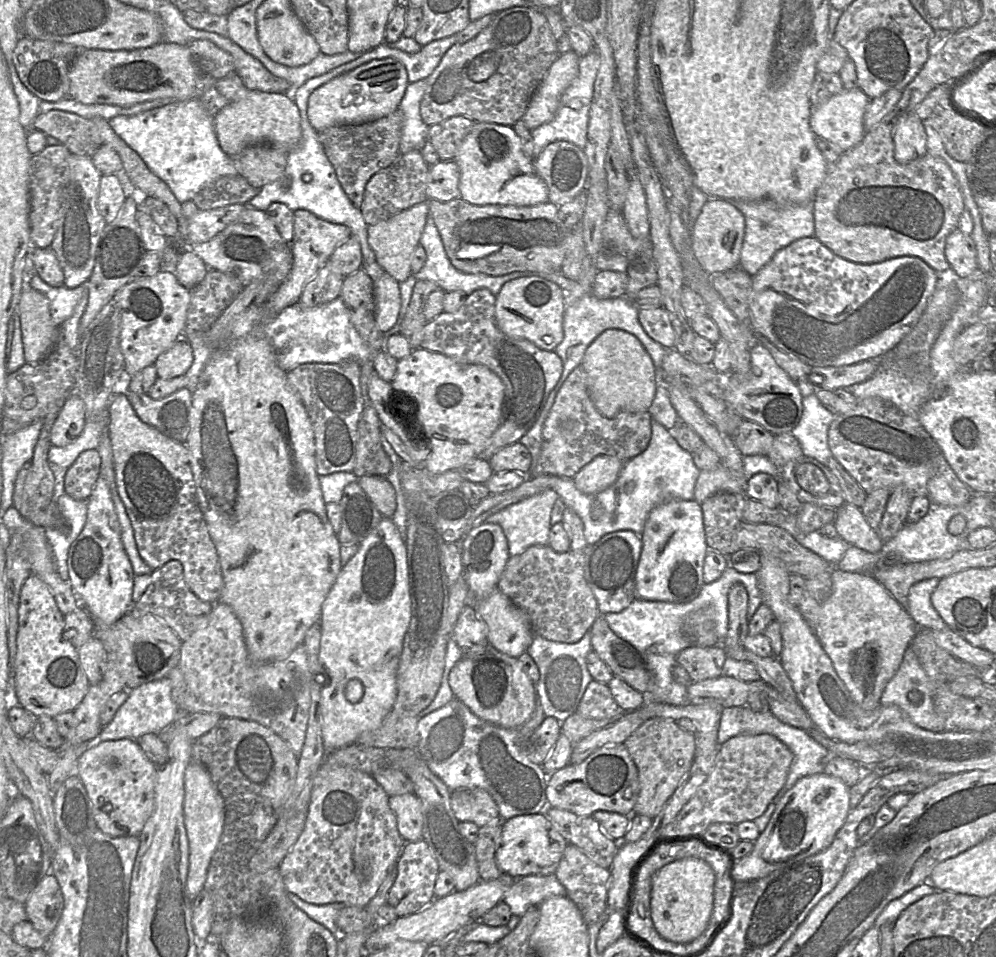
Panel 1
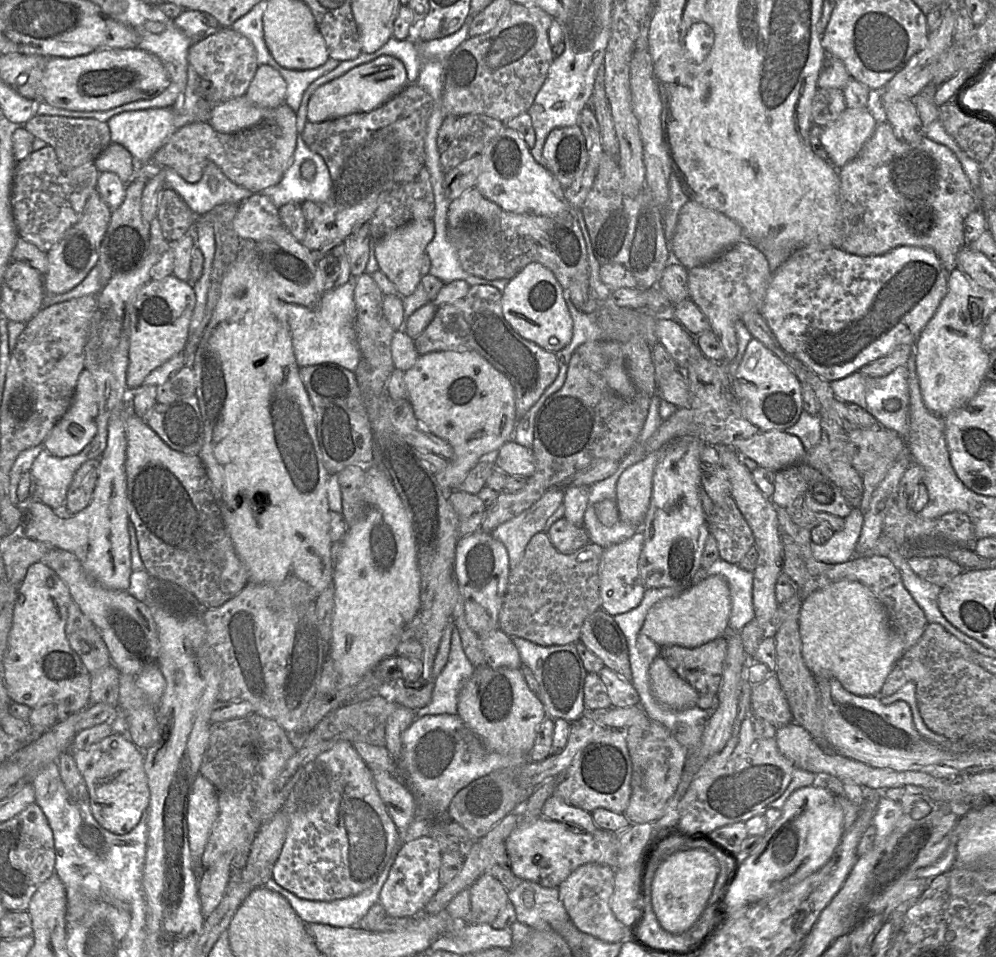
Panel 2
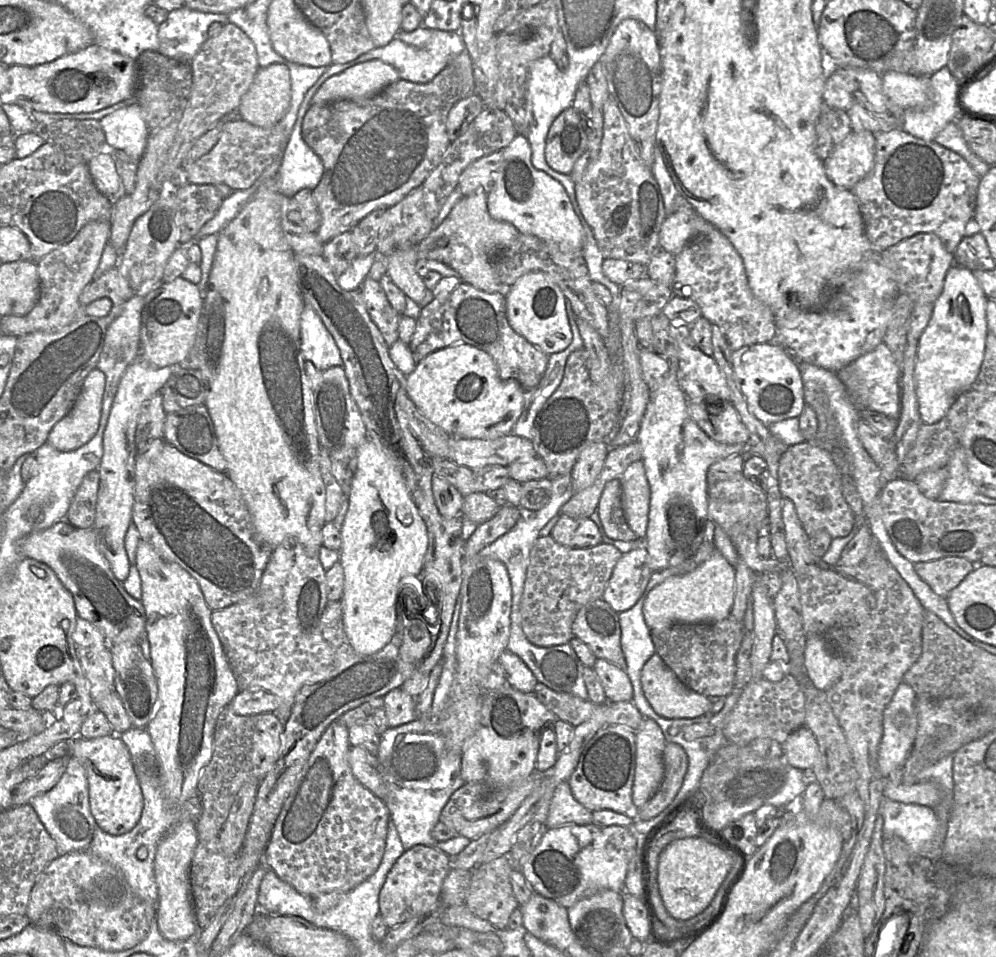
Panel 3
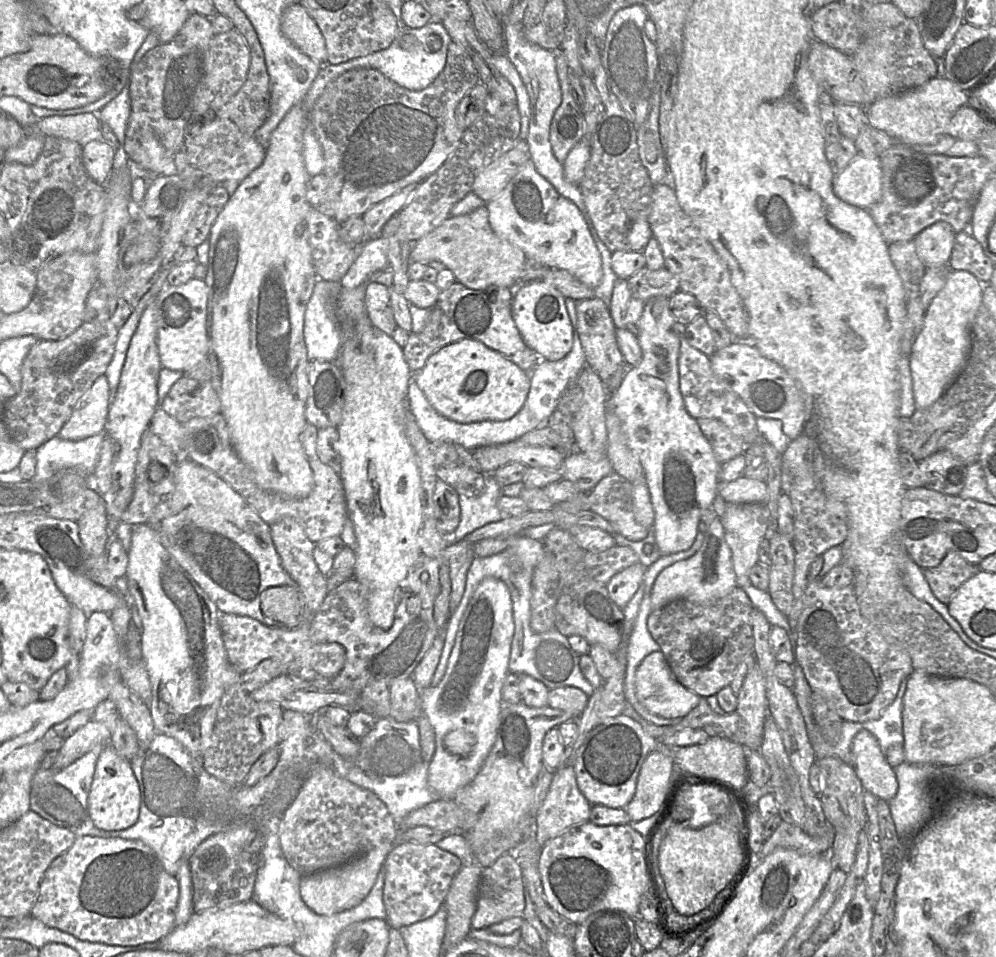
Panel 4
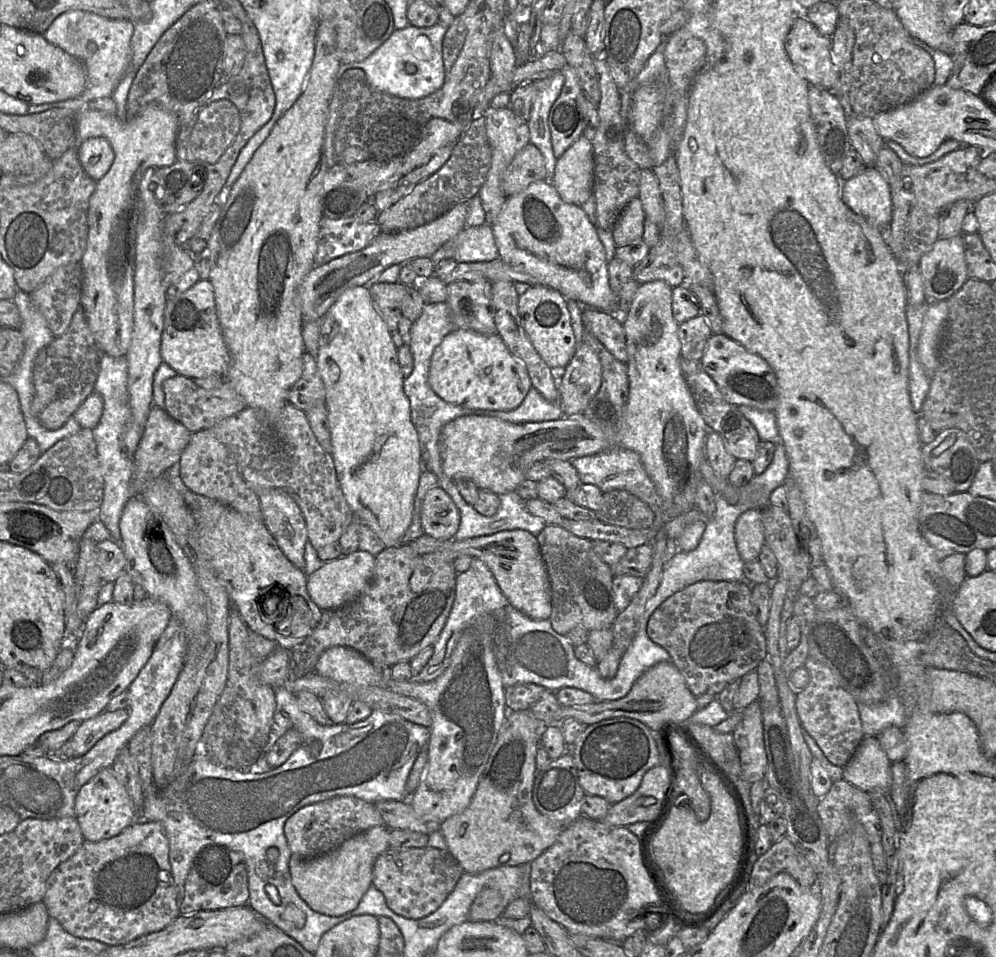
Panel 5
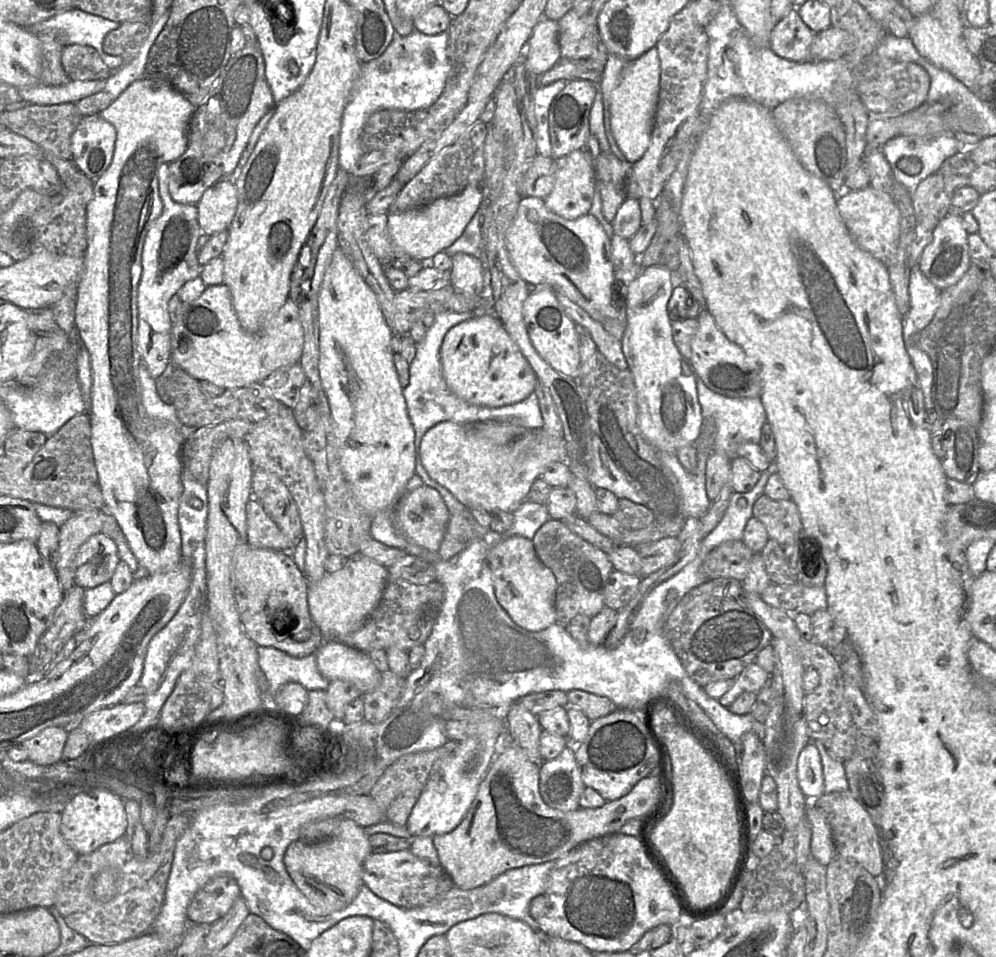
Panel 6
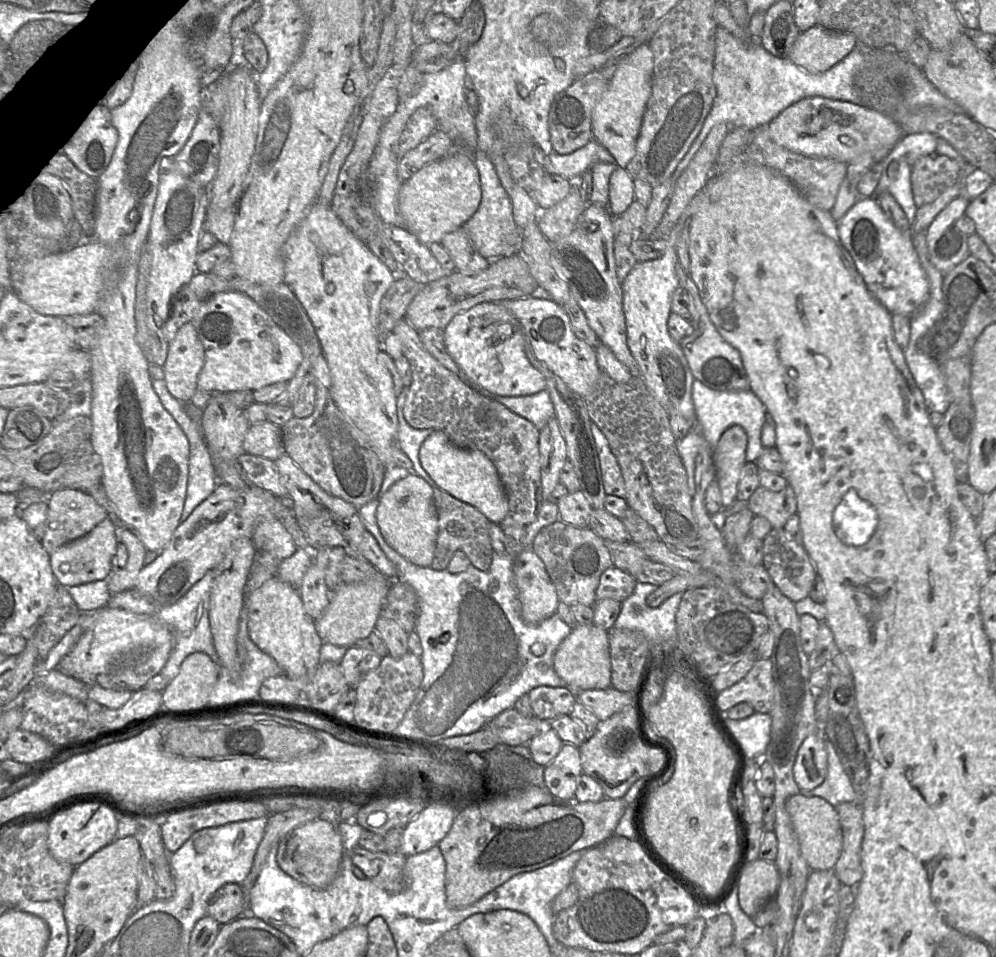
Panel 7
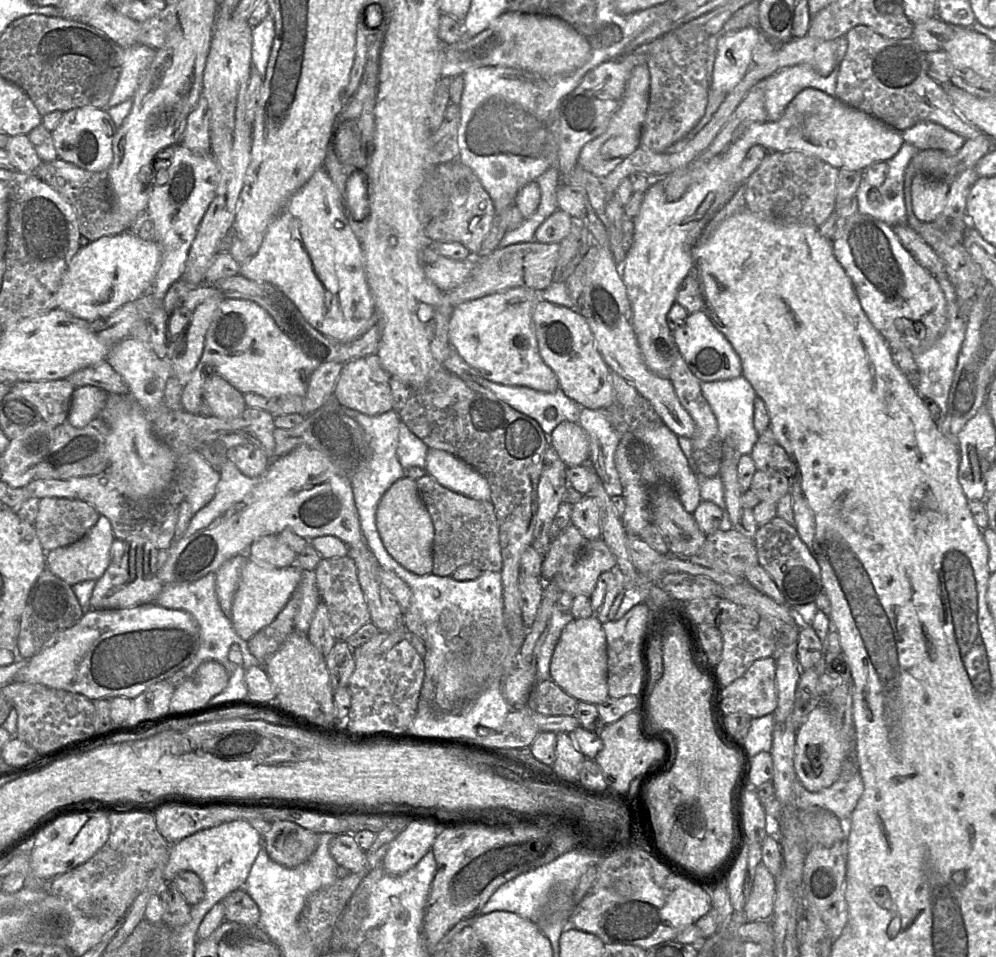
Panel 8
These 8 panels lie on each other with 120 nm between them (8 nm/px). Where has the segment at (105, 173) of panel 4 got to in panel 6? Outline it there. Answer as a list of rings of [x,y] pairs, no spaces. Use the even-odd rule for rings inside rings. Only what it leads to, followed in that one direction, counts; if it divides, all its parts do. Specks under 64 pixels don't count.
[[[99,114],[83,116],[71,136],[71,160],[92,180],[111,164],[117,132]]]

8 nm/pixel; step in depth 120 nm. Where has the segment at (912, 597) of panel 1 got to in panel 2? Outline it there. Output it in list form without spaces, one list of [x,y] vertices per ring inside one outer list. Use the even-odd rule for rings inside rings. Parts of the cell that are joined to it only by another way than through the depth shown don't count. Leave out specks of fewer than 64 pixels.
[[[891,550],[886,556],[899,570],[906,589],[923,610],[928,623],[938,623],[942,625],[956,638],[958,638],[958,635],[954,633],[954,630],[957,630],[967,637],[966,634],[953,626],[940,611],[938,606],[938,596],[941,588],[919,577],[910,568],[907,559],[898,551]]]

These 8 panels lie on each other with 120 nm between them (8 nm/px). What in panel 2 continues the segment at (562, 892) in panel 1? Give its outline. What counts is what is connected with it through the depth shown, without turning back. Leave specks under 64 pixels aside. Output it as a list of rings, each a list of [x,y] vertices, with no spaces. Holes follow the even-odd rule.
[[[521,881],[508,893],[508,899],[515,908],[517,921],[530,928],[549,925],[557,932],[570,919],[558,888]]]

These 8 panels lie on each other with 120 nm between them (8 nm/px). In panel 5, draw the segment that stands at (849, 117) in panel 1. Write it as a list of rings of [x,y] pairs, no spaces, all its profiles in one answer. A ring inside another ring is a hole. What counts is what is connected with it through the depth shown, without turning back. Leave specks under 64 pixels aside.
[[[864,167],[857,175],[843,182],[841,198],[854,213],[887,231],[893,213],[890,187],[875,167]]]

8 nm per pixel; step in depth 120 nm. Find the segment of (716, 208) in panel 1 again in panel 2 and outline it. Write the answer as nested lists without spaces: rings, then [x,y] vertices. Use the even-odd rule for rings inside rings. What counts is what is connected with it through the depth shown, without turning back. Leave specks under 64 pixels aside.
[[[688,201],[680,209],[669,249],[673,259],[688,270],[712,262],[742,240],[743,230],[737,222],[697,202]]]

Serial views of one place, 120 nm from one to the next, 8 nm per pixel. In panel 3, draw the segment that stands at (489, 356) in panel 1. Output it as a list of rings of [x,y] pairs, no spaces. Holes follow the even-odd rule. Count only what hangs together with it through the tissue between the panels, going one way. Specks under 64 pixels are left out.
[[[465,282],[449,293],[434,297],[421,310],[409,348],[414,361],[419,363],[437,350],[460,343],[473,345],[489,354],[500,378],[515,379],[524,390],[536,386],[547,368],[549,355],[516,334],[509,325],[505,296],[499,292],[484,292]]]

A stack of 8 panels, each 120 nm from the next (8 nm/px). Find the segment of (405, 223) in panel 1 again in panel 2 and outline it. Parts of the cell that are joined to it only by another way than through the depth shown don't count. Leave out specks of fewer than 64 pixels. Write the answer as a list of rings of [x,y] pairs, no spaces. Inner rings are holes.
[[[433,220],[409,222],[374,242],[379,270],[395,285],[401,297],[411,295],[421,282],[420,259],[434,236]]]

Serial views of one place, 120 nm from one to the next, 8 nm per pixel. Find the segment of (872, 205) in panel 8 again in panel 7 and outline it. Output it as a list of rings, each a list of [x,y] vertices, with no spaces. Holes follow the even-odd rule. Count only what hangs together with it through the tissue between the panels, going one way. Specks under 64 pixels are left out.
[[[930,132],[904,135],[880,162],[882,176],[874,197],[890,192],[901,206],[907,219],[914,222],[917,205],[911,186],[912,163],[919,157],[937,153],[937,136]]]

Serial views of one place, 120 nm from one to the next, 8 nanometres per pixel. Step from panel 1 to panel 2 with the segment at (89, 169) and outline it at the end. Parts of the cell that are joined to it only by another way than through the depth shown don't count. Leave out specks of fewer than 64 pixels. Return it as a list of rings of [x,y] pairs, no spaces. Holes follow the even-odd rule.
[[[95,189],[88,198],[79,221],[71,226],[61,240],[47,252],[48,269],[42,277],[47,294],[54,295],[69,292],[86,278],[98,261],[100,244],[110,220],[111,210],[98,190]]]

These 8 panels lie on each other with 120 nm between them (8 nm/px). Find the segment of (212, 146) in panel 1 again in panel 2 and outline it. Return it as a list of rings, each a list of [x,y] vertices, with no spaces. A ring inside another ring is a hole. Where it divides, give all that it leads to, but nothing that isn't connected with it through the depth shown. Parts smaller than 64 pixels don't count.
[[[172,108],[126,111],[106,123],[111,143],[126,148],[141,163],[147,163],[176,132]],[[208,162],[203,169],[201,179],[196,183],[185,181],[171,168],[163,168],[166,187],[172,188],[186,202],[189,208],[198,216],[203,216],[216,206],[225,204],[240,204],[253,193],[229,180],[213,162]]]

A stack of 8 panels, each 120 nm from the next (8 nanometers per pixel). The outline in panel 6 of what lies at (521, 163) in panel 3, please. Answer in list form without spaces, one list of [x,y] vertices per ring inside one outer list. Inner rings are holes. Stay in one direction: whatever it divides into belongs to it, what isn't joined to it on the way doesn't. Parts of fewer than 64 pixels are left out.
[[[523,196],[506,233],[511,260],[521,278],[533,285],[546,285],[565,294],[599,322],[613,337],[622,340],[627,326],[623,303],[614,297],[611,239],[591,214],[569,220],[550,211],[545,200]]]

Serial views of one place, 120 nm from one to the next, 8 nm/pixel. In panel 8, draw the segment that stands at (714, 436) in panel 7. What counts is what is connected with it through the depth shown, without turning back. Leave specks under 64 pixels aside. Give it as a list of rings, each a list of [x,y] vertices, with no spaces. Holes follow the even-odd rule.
[[[741,375],[728,380],[701,382],[701,390],[717,420],[722,446],[724,440],[732,438],[739,454],[751,455],[759,436],[753,423],[757,394],[751,384]]]

